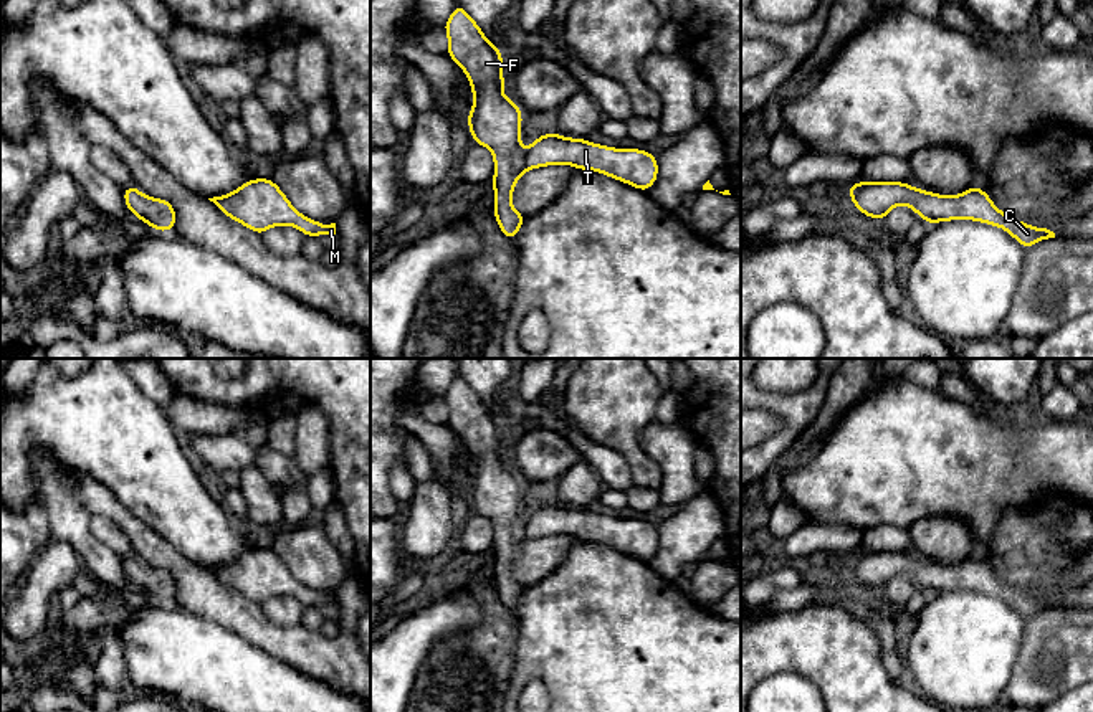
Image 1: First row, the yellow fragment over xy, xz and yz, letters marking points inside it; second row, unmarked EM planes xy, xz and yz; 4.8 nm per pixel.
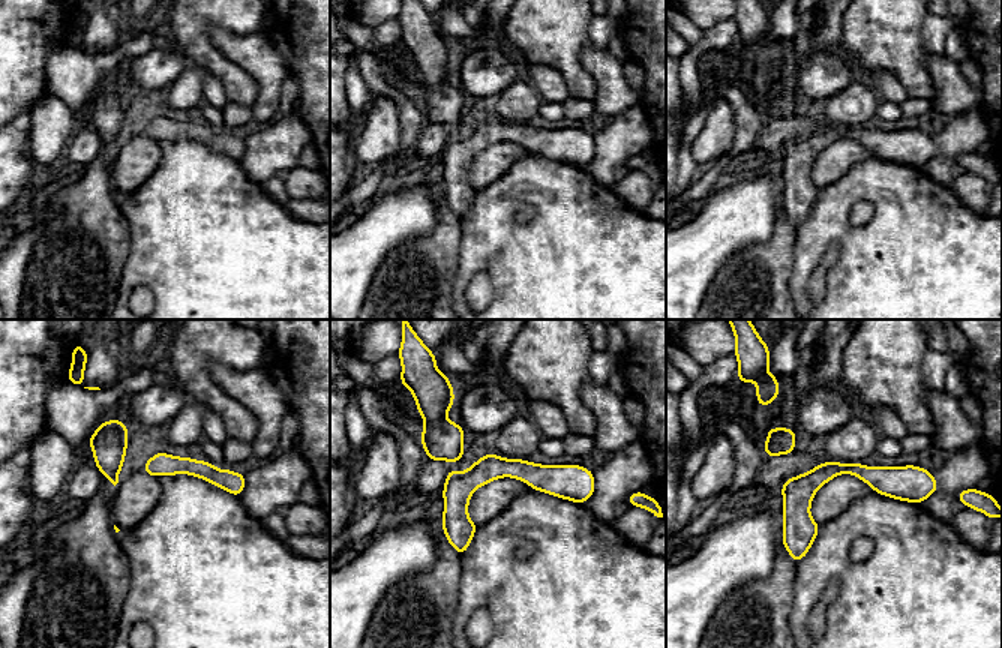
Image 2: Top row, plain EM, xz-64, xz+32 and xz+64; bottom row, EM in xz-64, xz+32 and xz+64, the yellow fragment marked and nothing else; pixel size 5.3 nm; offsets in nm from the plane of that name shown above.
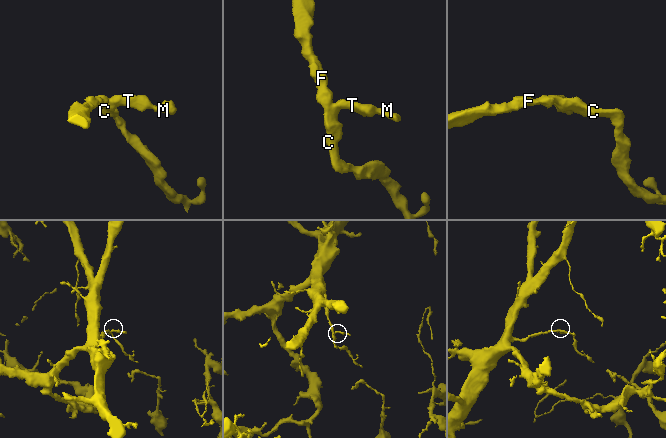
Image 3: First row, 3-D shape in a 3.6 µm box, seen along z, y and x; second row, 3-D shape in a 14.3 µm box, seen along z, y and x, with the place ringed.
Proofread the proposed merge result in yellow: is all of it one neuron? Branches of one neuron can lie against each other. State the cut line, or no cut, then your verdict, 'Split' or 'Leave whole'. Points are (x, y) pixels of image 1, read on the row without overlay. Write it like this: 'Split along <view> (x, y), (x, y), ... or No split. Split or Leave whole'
No split. Leave whole

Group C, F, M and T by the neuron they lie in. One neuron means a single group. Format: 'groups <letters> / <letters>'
groups C F M T

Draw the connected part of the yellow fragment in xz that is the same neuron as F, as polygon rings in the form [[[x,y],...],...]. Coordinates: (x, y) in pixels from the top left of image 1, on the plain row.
[[[461,373],[455,377],[443,398],[448,406],[446,426],[465,441],[471,456],[473,477],[466,492],[473,514],[488,517],[493,524],[493,580],[506,608],[514,611],[527,588],[511,575],[514,555],[526,540],[572,535],[604,543],[642,562],[648,562],[656,552],[656,525],[640,519],[613,519],[551,502],[541,504],[523,520],[523,482],[513,469],[503,466],[503,421],[488,411]]]

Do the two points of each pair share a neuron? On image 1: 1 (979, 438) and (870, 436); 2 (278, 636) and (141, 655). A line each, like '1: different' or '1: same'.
1: same
2: different

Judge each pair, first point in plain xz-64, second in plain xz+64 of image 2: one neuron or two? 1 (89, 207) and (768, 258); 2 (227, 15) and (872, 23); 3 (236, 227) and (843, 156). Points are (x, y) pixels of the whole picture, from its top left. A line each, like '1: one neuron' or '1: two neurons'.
1: one neuron
2: one neuron
3: two neurons

